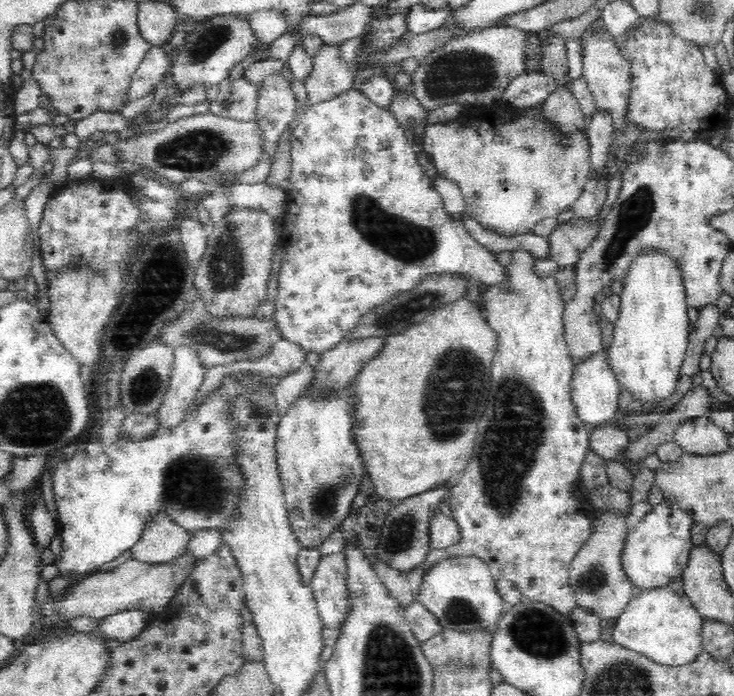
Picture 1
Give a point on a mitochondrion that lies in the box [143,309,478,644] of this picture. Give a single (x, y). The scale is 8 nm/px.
(185, 479)

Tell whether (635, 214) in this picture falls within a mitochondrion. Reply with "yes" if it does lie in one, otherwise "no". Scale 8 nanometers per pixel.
yes

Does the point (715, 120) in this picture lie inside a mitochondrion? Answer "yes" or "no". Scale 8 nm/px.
no

